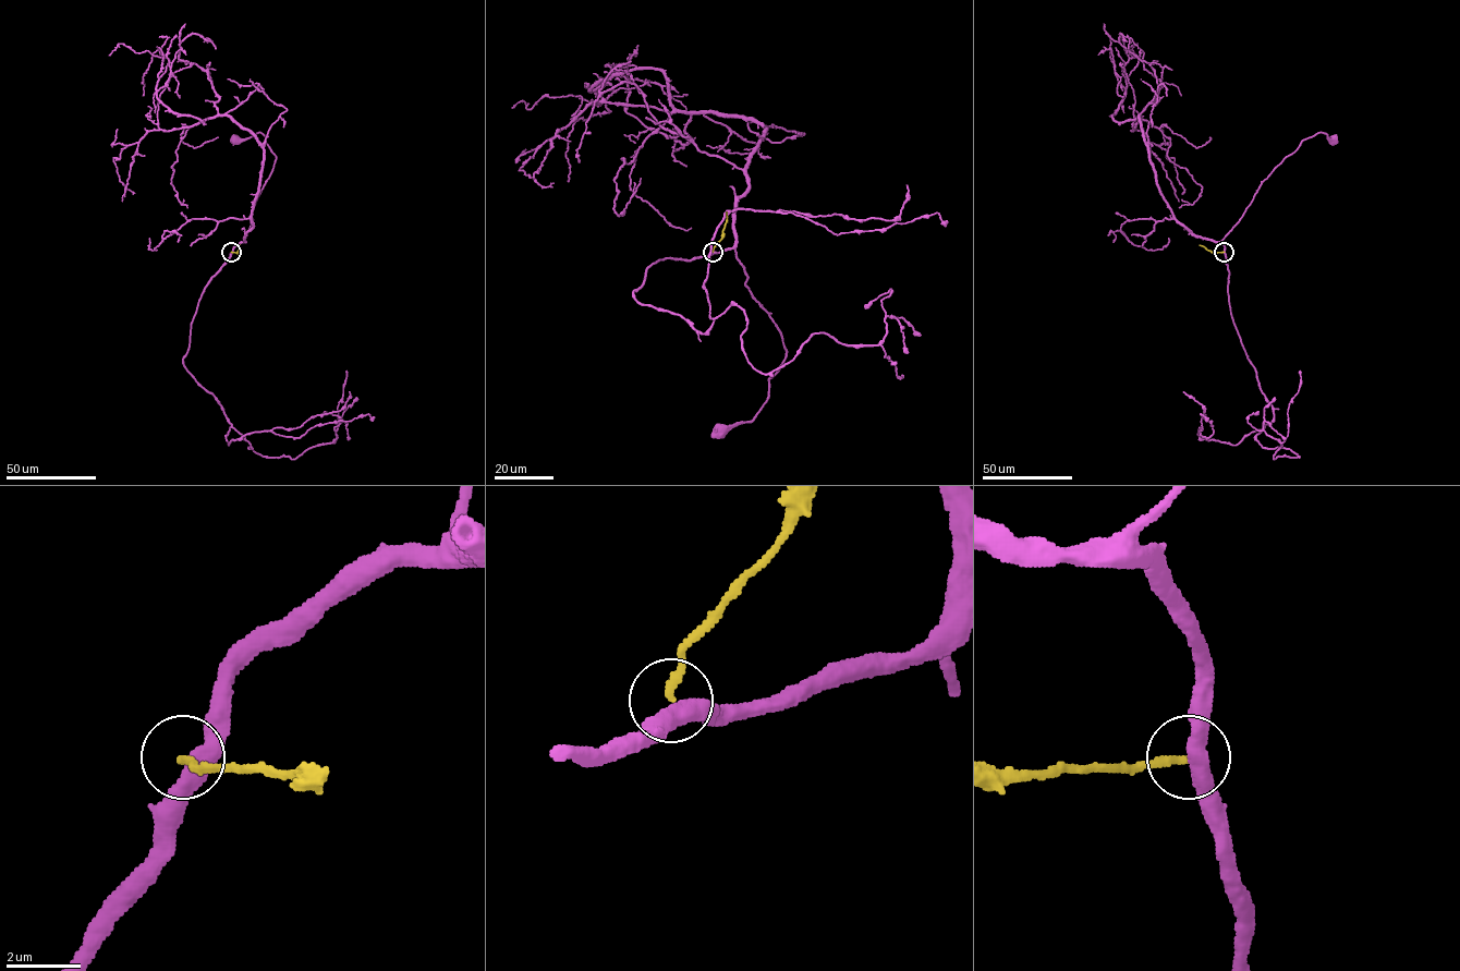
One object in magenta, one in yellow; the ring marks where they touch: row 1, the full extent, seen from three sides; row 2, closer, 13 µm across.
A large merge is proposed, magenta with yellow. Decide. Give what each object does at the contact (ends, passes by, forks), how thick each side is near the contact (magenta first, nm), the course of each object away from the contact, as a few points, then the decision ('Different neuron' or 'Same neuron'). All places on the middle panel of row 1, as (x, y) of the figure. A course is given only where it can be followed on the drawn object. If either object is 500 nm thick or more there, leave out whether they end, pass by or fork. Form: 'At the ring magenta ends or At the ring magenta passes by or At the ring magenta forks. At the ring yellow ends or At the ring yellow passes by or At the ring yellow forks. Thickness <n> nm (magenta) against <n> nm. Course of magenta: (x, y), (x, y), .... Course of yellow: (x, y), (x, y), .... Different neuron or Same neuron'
At the ring magenta passes by. At the ring yellow ends. Thickness 480 nm (magenta) against 220 nm. Course of magenta: (713, 252), (734, 249), (745, 283), (775, 323), (786, 350), (756, 415), (719, 432). Course of yellow: (713, 252), (722, 237), (726, 211). Different neuron

